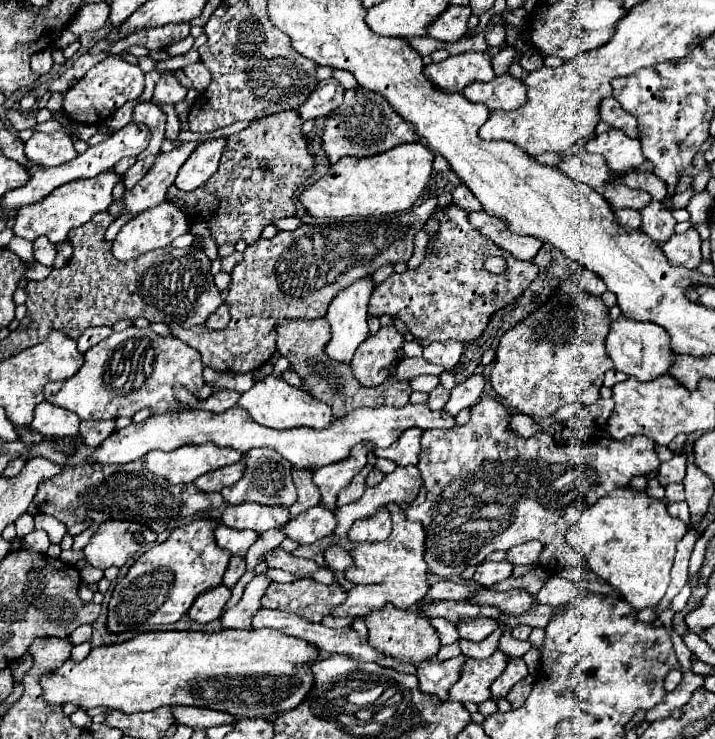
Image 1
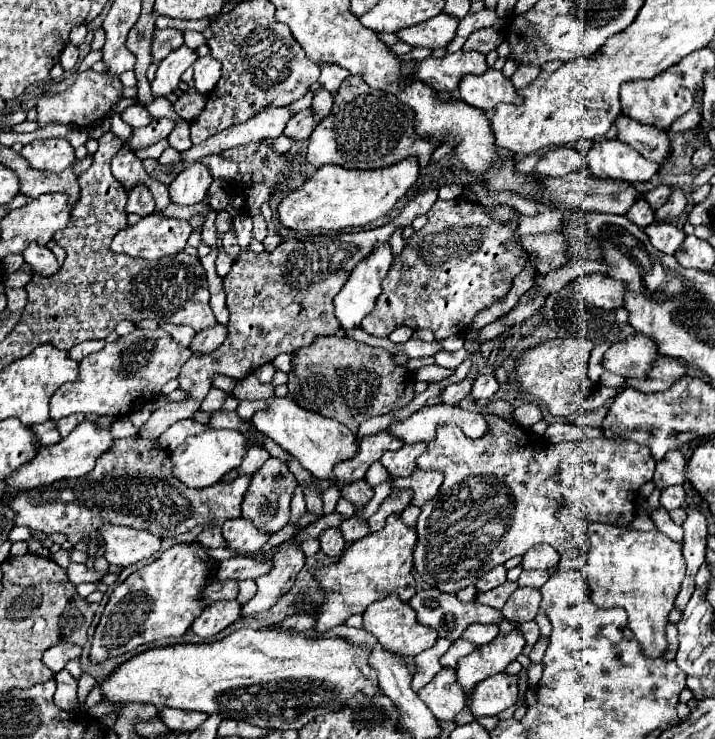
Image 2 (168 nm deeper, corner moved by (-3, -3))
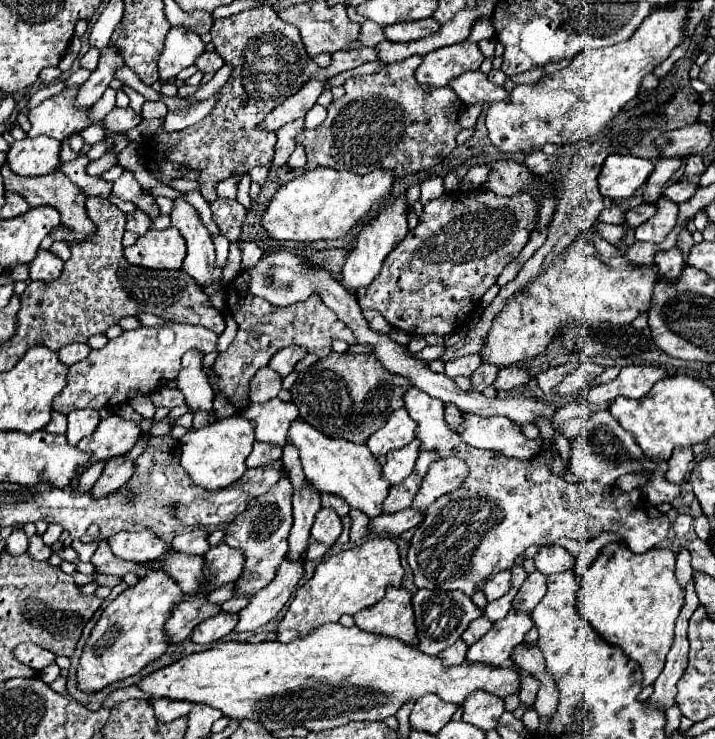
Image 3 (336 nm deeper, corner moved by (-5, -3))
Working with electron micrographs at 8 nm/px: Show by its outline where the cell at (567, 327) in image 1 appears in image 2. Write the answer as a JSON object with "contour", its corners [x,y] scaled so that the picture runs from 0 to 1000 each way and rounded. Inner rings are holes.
{"contour":[[[775,459],[736,475],[733,483],[722,488],[722,507],[730,529],[741,532],[772,562],[792,567],[803,564],[820,537],[836,526],[836,521],[822,513],[822,486],[828,472],[828,464],[806,459]]]}

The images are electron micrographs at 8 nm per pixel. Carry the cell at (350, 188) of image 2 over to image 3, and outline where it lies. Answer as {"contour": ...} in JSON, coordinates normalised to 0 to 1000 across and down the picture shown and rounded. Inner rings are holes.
{"contour":[[[442,226],[386,258],[366,294],[366,304],[383,323],[473,323],[481,321],[509,291],[515,291],[523,275],[545,264],[551,245],[554,240],[545,229],[526,229],[515,237],[498,237],[462,226]]]}

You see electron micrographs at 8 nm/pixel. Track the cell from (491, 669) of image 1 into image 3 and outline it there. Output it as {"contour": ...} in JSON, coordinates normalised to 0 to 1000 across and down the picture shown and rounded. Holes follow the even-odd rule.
{"contour":[[[713,827],[705,838],[694,840],[680,862],[655,876],[652,897],[674,897],[685,903],[699,903],[708,897],[722,873],[733,867],[733,859],[744,848],[741,832]]]}

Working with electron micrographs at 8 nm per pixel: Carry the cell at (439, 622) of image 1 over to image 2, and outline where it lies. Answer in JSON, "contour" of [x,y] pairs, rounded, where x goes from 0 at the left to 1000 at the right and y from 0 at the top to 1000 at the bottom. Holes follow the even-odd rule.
{"contour":[[[613,865],[613,867],[607,870],[607,876],[601,876],[599,881],[593,881],[593,884],[587,884],[587,886],[582,889],[582,900],[585,900],[587,908],[585,908],[582,916],[576,919],[579,935],[587,935],[587,932],[618,905],[615,890],[627,881],[629,873],[632,873],[632,867],[627,867],[627,865]]]}

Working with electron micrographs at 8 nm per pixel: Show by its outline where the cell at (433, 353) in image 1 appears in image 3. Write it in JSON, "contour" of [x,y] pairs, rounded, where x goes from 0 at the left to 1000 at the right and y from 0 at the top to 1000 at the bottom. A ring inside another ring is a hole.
{"contour":[[[652,480],[652,483],[643,483],[643,486],[624,488],[624,502],[621,505],[627,505],[627,510],[638,510],[638,507],[657,510],[663,505],[663,499],[671,497],[671,491],[674,491],[671,480]]]}

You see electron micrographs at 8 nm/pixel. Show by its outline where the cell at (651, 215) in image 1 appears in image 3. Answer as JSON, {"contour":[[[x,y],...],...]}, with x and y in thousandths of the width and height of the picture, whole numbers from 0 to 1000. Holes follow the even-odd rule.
{"contour":[[[943,334],[934,340],[920,340],[915,348],[915,356],[920,359],[923,369],[931,372],[934,380],[943,380],[951,372],[951,364],[957,359],[957,348],[954,348],[954,340],[948,334]]]}

